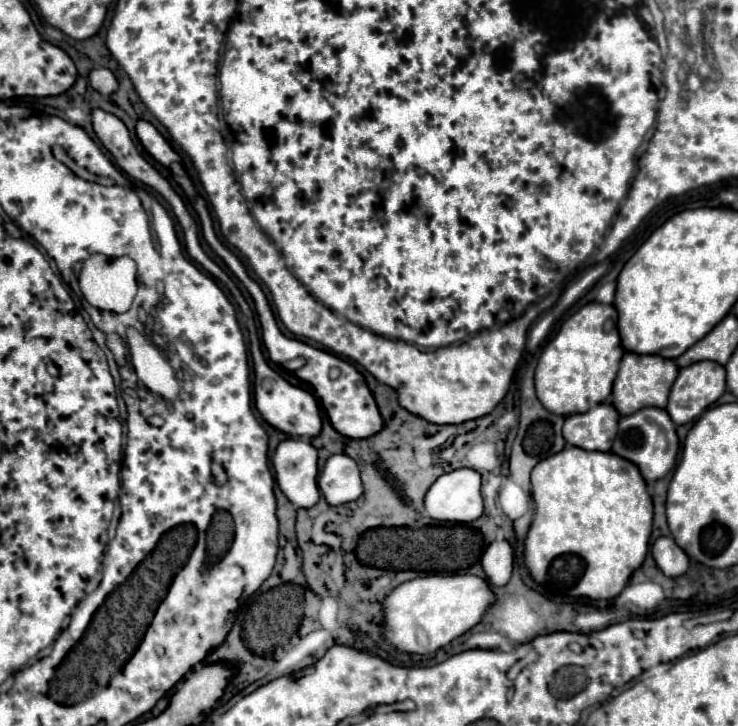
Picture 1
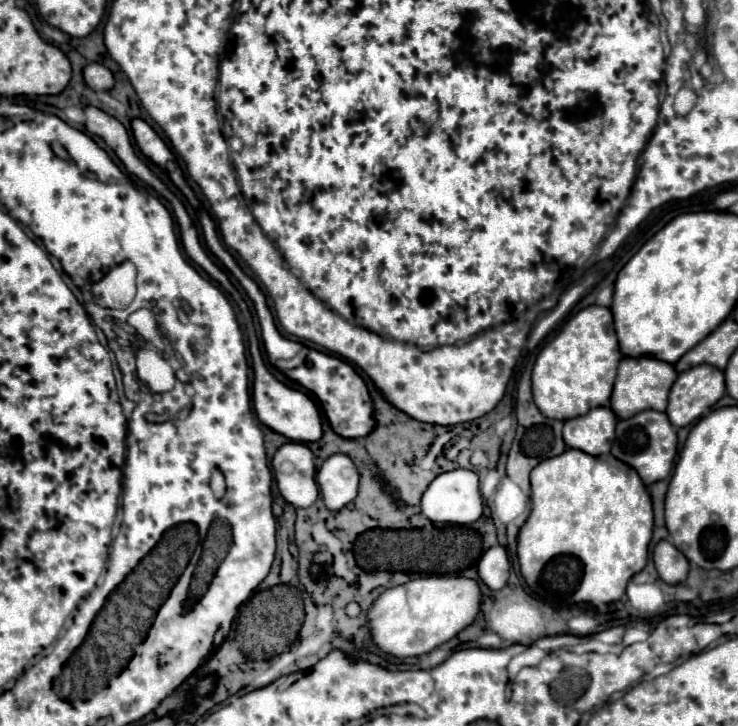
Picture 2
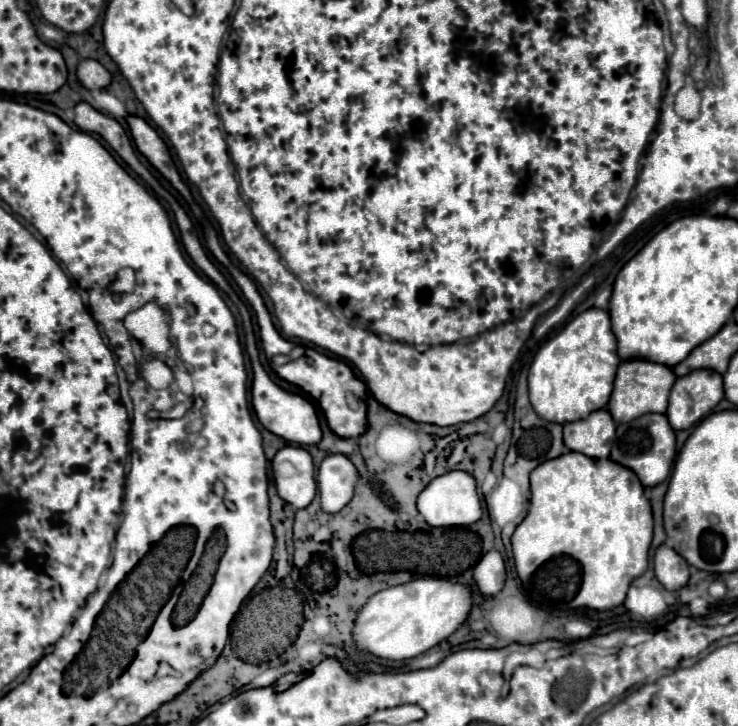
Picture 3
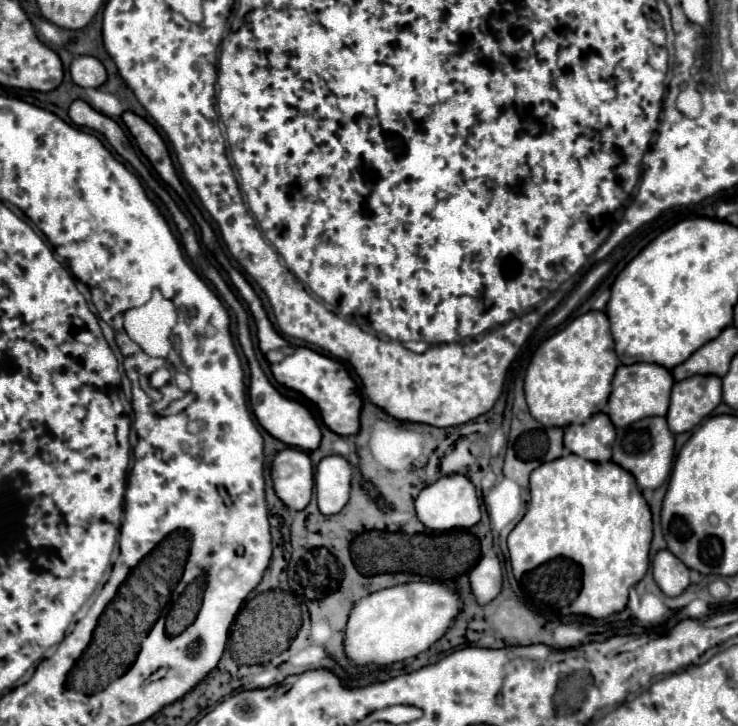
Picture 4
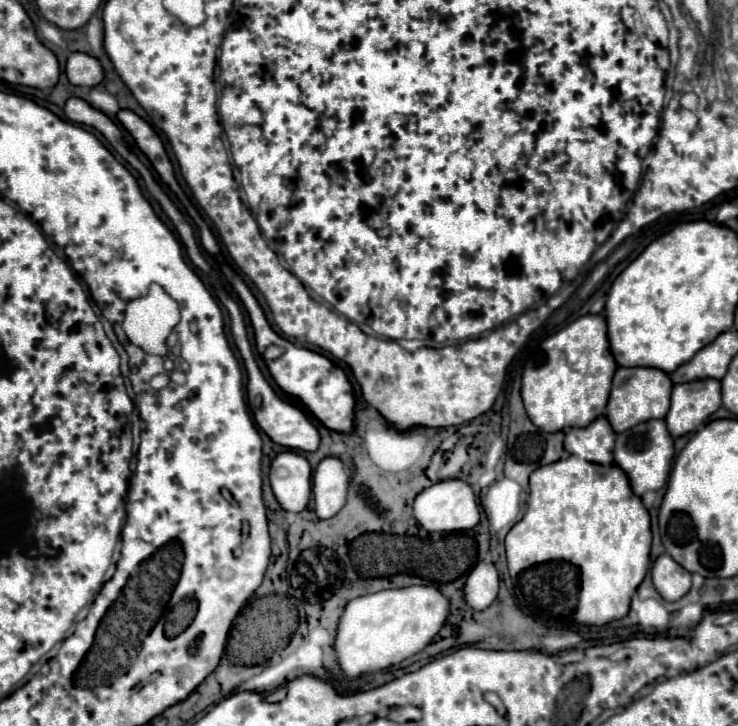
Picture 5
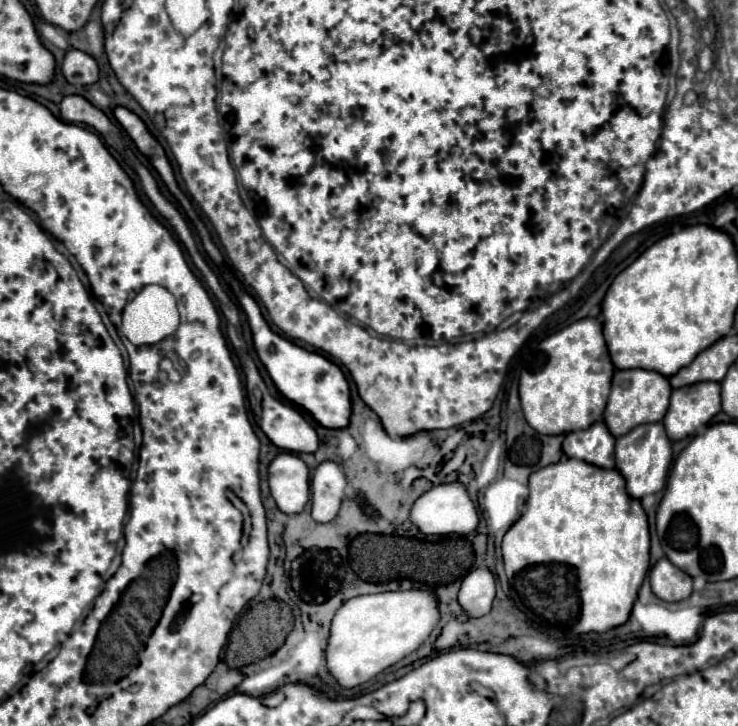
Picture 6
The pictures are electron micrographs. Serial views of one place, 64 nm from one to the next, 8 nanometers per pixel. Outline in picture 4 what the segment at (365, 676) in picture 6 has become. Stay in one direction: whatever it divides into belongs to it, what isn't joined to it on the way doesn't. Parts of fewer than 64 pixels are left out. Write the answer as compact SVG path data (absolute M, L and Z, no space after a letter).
M410 582L374 592L358 600L350 610L344 630L346 660L350 666L386 666L418 656L444 636L460 610L460 596L438 582Z

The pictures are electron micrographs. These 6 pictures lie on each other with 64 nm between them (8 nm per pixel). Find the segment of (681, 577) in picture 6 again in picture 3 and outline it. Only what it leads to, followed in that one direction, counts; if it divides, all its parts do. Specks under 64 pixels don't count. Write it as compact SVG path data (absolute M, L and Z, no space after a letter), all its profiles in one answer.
M666 544L660 546L654 554L654 572L658 582L670 592L684 588L690 578L688 562Z

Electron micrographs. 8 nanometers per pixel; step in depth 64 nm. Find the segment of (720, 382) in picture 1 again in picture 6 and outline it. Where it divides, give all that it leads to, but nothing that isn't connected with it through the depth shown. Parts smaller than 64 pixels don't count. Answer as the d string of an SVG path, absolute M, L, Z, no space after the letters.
M700 382L672 392L670 408L662 420L672 442L696 434L720 412L720 384Z

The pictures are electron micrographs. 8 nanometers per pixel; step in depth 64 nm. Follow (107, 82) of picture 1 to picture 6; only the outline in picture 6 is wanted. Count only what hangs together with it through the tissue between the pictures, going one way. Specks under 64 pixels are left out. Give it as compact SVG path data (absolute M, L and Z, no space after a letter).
M68 50L62 60L62 74L70 84L94 84L98 80L98 64L86 52Z

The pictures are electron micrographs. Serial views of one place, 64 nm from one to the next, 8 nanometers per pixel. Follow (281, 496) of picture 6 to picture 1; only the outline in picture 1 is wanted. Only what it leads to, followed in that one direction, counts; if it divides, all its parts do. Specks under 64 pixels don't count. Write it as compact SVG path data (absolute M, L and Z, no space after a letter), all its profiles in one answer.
M286 438L272 458L276 482L296 508L312 508L318 498L318 452L310 440Z

